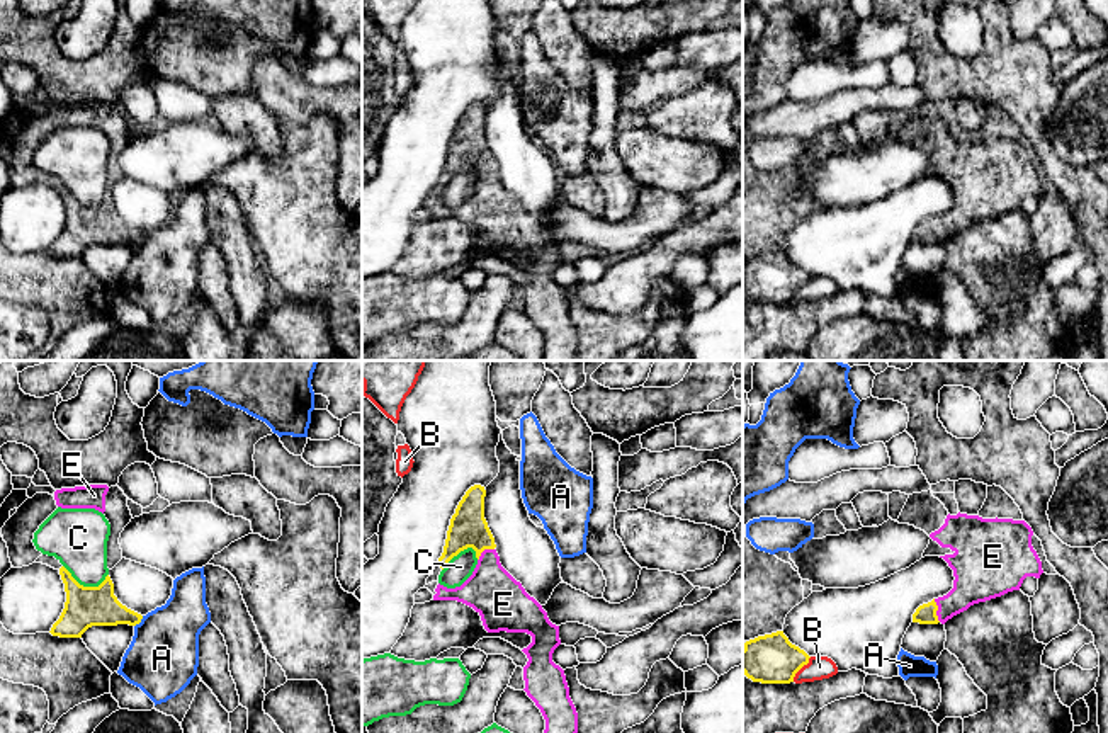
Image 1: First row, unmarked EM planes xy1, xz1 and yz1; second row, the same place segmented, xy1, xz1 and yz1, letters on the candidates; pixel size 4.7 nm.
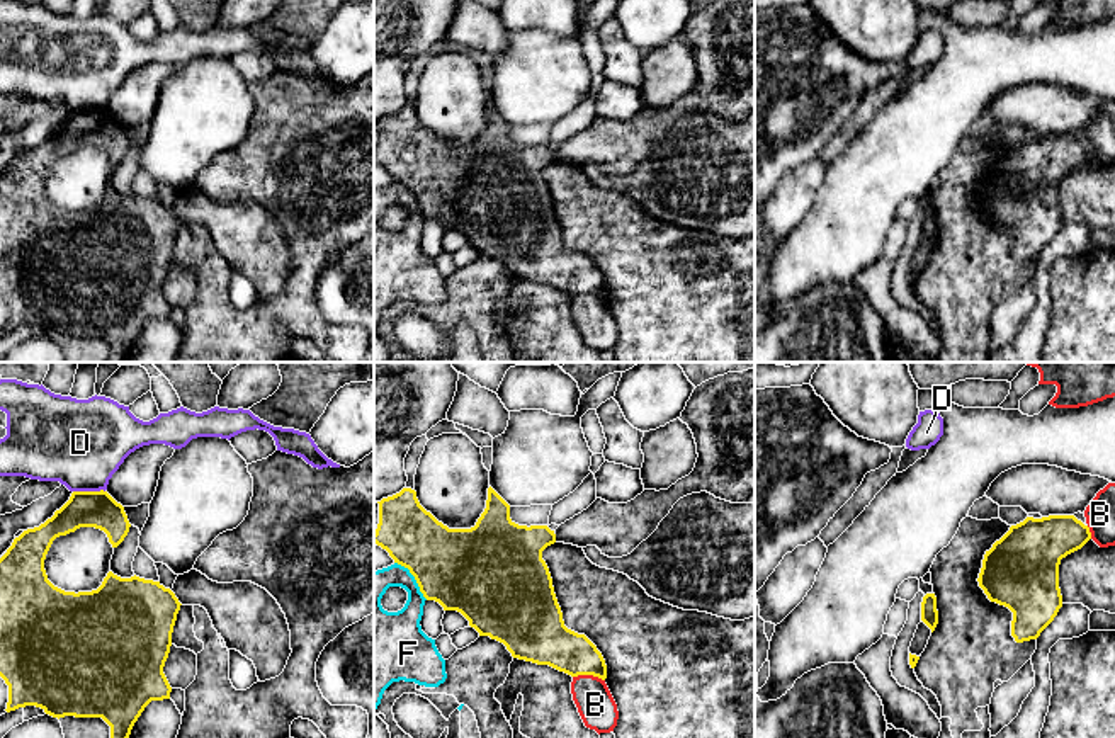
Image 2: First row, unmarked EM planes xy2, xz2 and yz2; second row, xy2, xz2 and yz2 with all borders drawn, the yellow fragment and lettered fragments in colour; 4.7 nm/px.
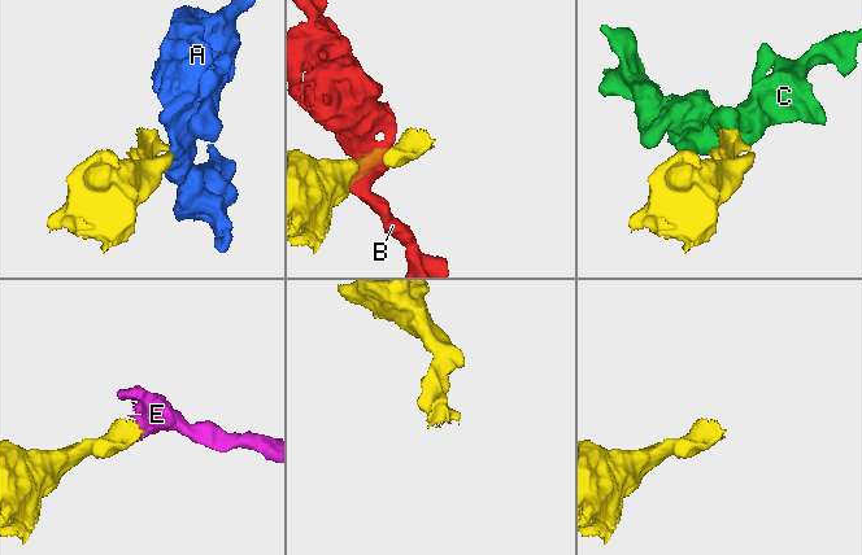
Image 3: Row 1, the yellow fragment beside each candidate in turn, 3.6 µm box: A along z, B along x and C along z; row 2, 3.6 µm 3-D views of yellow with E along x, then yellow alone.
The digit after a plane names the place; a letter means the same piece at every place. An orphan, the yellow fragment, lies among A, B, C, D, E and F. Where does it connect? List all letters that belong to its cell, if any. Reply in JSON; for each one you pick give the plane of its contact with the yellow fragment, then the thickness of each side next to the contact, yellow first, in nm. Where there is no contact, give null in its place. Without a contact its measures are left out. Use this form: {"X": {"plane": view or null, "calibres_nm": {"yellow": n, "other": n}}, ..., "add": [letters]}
{"E": {"plane": "yz1", "calibres_nm": {"yellow": 100, "other": 220}}, "add": ["E"]}

